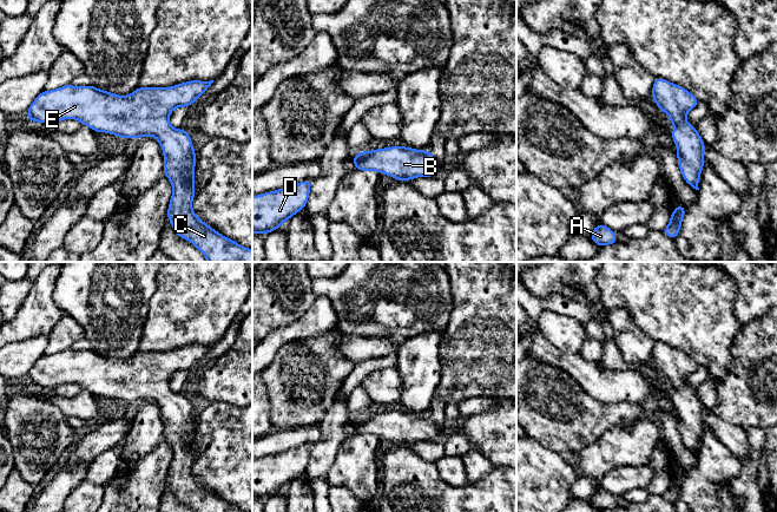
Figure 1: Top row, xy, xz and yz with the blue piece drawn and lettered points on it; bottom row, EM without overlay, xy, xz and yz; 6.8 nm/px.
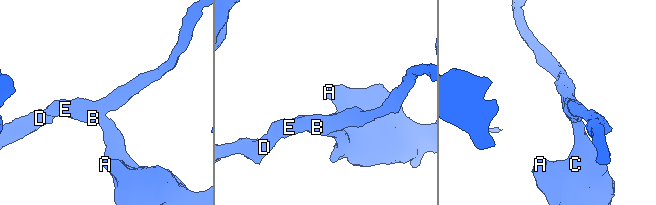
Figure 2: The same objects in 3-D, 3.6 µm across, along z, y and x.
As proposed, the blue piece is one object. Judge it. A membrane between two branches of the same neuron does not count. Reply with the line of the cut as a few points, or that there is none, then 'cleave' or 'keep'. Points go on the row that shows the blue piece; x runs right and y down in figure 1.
cut none; keep

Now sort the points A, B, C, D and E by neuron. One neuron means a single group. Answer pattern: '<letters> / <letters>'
A B C D E

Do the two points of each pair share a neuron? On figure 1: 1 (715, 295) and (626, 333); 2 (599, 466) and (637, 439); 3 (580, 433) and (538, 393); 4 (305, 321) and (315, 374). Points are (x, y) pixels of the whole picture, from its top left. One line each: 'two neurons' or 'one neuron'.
1: two neurons
2: one neuron
3: one neuron
4: two neurons

